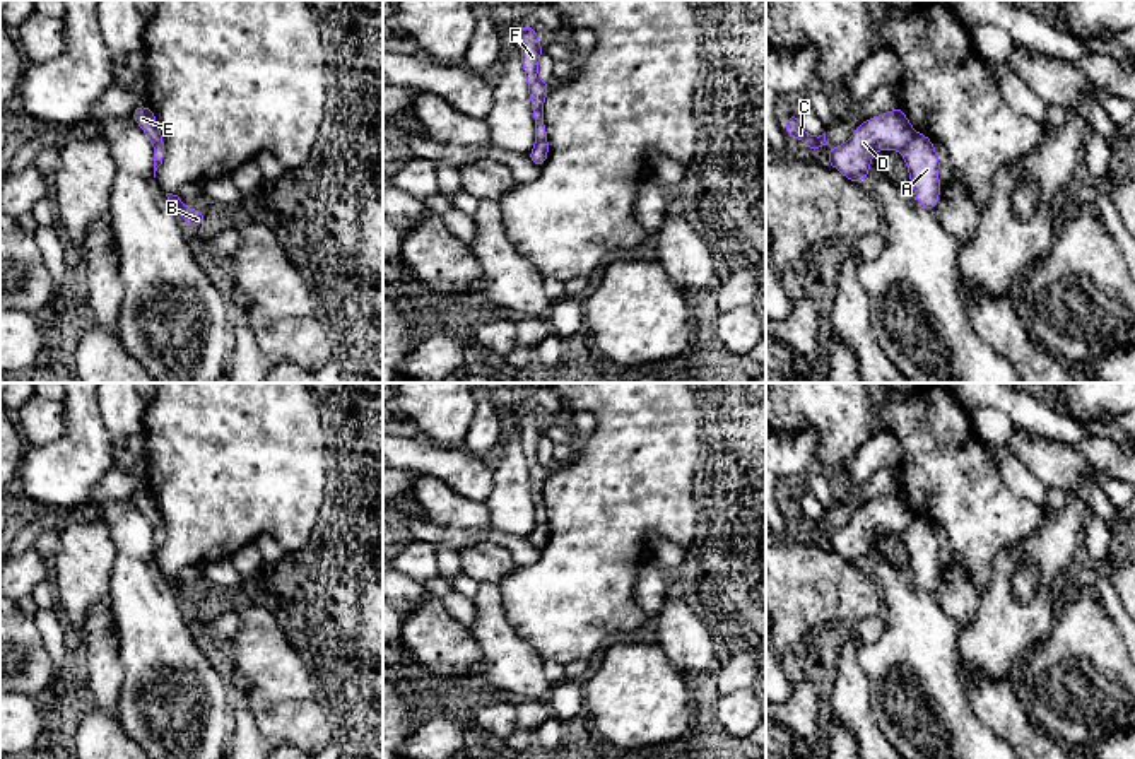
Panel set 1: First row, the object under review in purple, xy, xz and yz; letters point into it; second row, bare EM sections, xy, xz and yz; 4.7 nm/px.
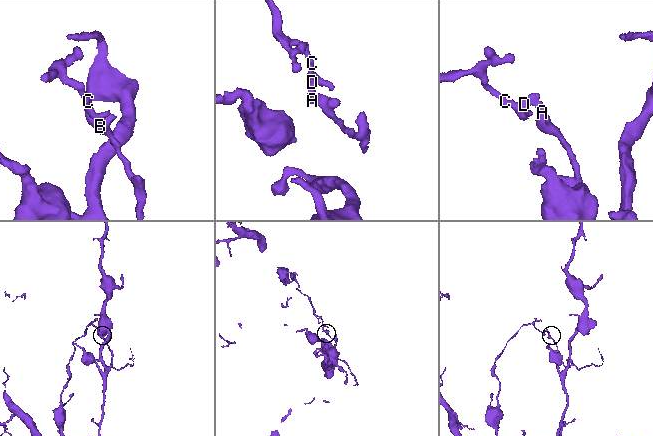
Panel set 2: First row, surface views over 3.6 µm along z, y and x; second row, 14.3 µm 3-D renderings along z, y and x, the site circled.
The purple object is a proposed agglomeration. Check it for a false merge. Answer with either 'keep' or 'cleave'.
cleave

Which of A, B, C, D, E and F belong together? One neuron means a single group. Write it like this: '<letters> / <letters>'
A B / C D E F

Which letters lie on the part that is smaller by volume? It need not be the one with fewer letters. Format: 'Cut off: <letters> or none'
Cut off: C, D, E, F

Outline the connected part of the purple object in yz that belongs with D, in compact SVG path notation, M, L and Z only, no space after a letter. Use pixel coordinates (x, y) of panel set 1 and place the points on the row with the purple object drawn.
M897 106L880 116L865 120L844 144L834 149L829 147L826 162L846 179L865 183L877 150L892 149L903 152L914 135L916 130L908 121L904 109Z

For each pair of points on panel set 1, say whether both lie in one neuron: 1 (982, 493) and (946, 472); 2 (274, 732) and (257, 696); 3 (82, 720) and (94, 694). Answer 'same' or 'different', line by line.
1: same
2: same
3: different

